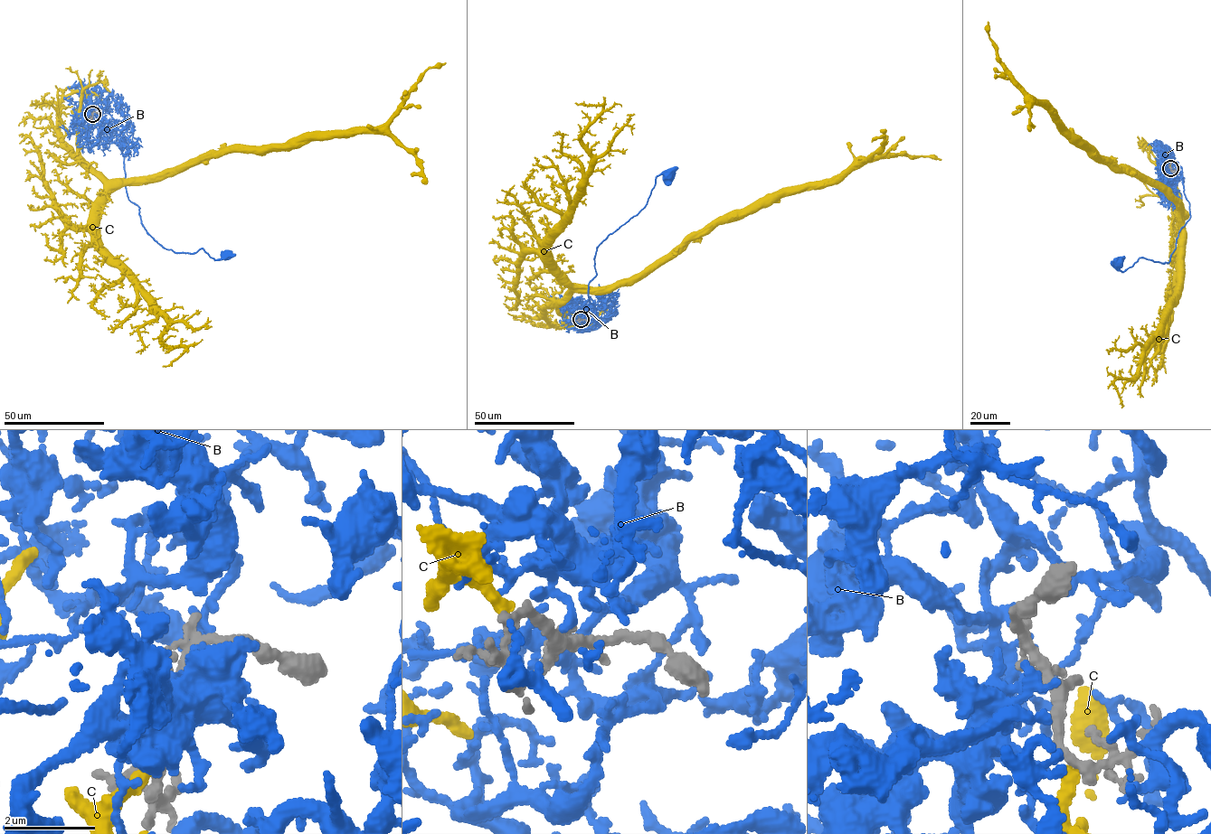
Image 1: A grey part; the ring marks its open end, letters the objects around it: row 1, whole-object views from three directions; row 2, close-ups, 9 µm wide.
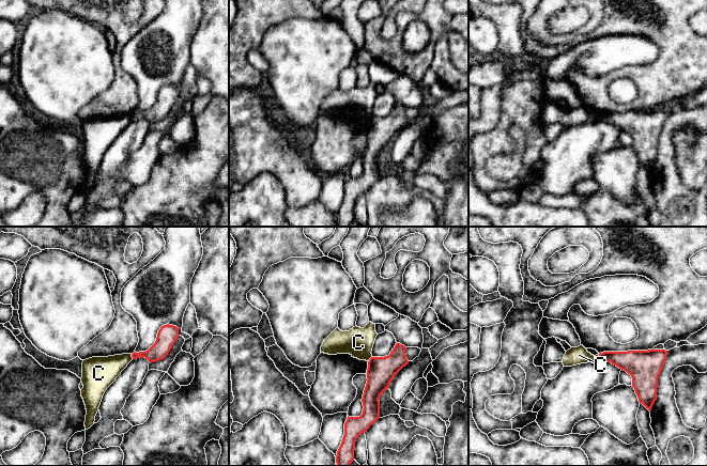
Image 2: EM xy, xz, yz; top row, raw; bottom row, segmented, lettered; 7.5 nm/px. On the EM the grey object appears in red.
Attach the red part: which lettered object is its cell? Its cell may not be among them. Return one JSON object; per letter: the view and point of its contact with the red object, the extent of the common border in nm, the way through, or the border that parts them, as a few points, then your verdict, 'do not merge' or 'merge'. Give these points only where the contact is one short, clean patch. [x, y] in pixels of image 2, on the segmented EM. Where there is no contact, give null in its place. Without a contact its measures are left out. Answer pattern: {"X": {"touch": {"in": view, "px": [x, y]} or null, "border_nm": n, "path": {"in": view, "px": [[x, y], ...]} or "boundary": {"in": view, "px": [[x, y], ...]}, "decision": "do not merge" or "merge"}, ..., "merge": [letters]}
{"B": {"touch": null, "decision": "merge"}, "C": {"touch": {"in": "yz", "px": [599, 356]}, "border_nm": 50, "boundary": {"in": "yz", "px": [[598, 354], [600, 359]]}, "decision": "do not merge"}, "merge": ["B"]}

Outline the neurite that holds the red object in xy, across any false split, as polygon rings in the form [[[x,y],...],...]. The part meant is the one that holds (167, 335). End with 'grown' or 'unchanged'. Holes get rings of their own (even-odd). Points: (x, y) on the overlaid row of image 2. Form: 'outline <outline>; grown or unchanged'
outline [[[164,325],[158,330],[155,343],[145,352],[134,352],[132,357],[133,359],[144,357],[149,362],[162,360],[168,355],[178,338],[179,328],[176,326]]]; unchanged

